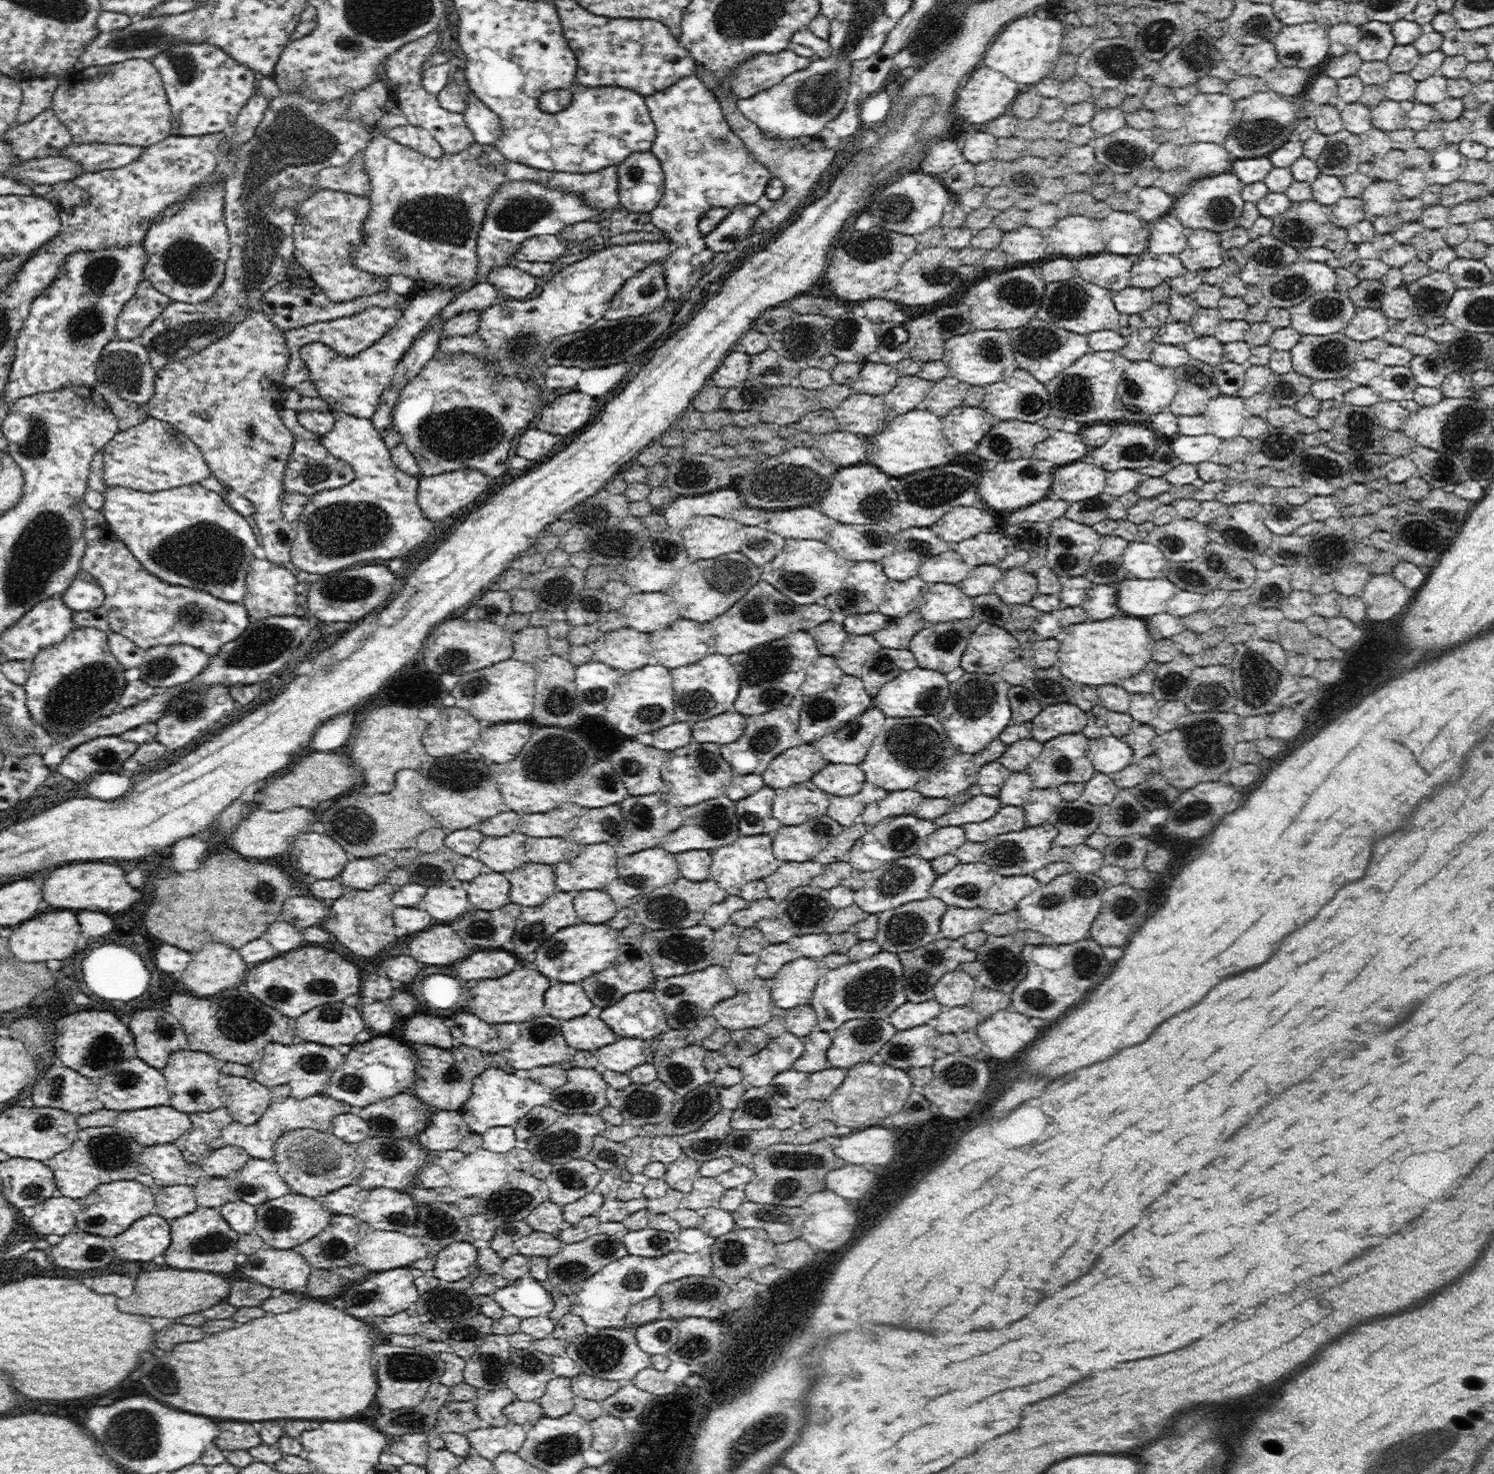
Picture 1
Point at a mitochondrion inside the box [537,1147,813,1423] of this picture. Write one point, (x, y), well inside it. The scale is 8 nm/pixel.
(605, 1354)

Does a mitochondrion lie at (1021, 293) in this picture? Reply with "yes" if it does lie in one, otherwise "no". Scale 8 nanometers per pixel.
yes

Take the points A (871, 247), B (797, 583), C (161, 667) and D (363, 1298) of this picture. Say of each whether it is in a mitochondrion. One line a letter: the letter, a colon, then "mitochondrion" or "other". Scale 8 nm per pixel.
A: mitochondrion
B: mitochondrion
C: mitochondrion
D: mitochondrion

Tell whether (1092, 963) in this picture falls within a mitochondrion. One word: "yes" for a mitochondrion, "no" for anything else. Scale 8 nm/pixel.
yes

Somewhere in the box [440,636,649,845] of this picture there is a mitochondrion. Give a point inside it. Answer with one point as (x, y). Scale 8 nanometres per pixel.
(537, 757)

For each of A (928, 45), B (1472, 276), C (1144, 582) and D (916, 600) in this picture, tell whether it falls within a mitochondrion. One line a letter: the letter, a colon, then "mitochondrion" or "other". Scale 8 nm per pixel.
A: other
B: mitochondrion
C: other
D: other

